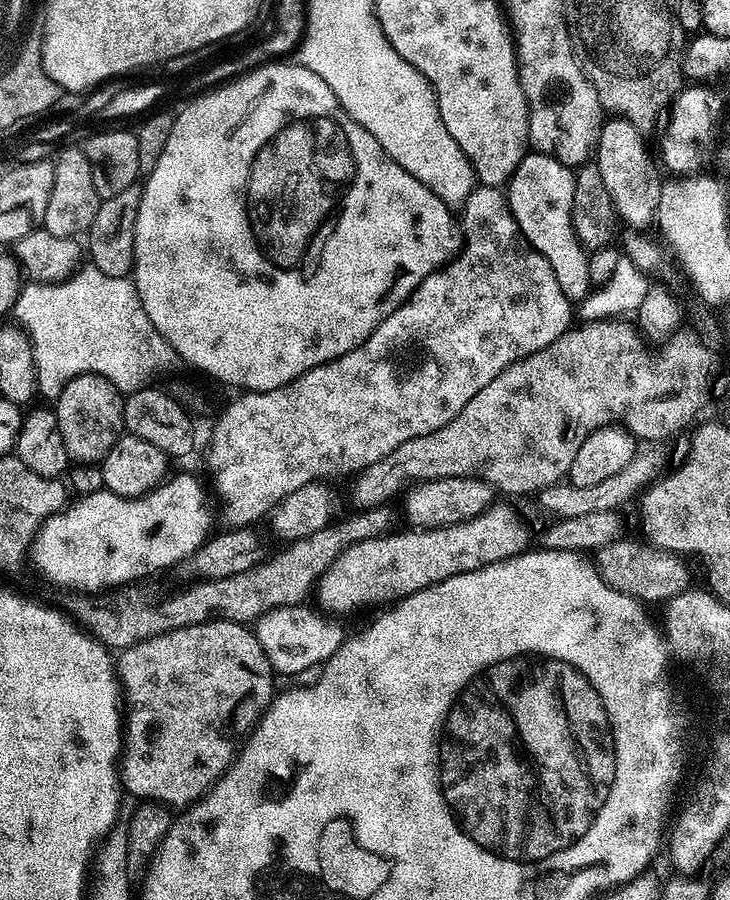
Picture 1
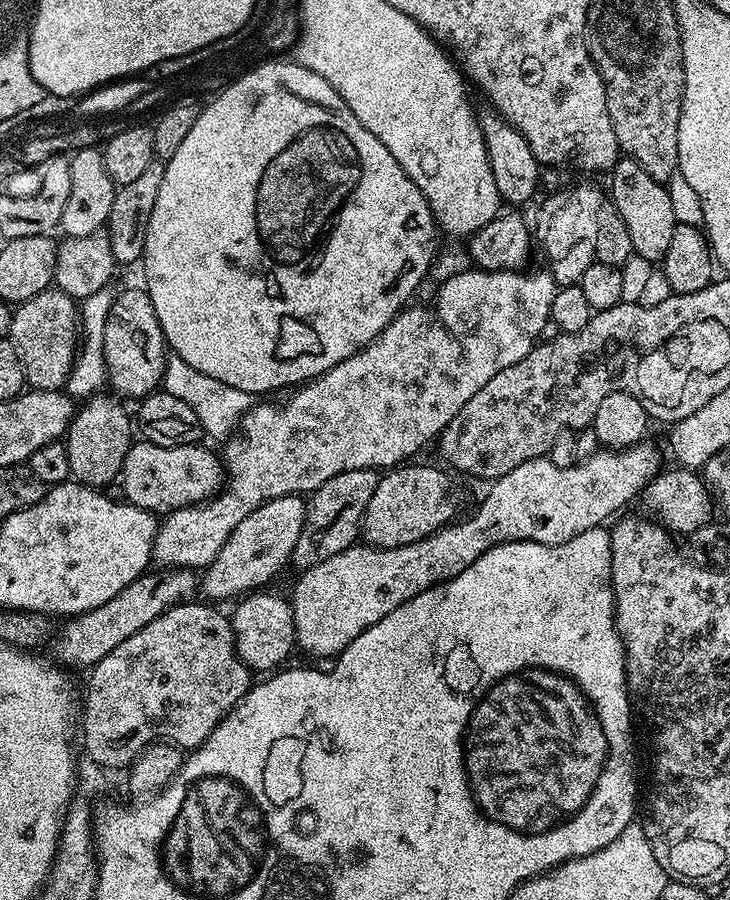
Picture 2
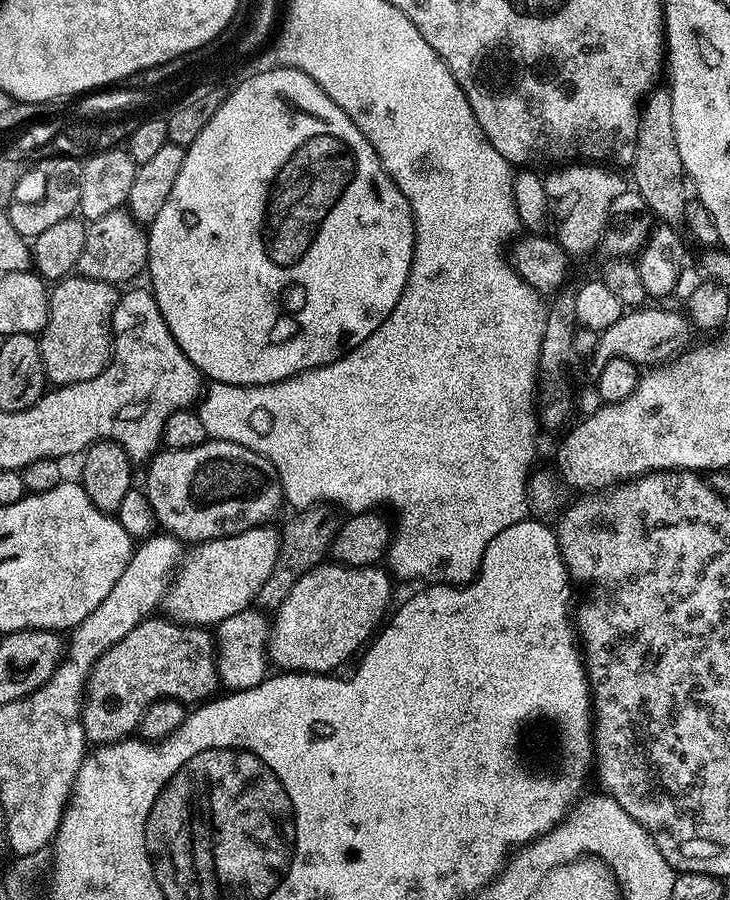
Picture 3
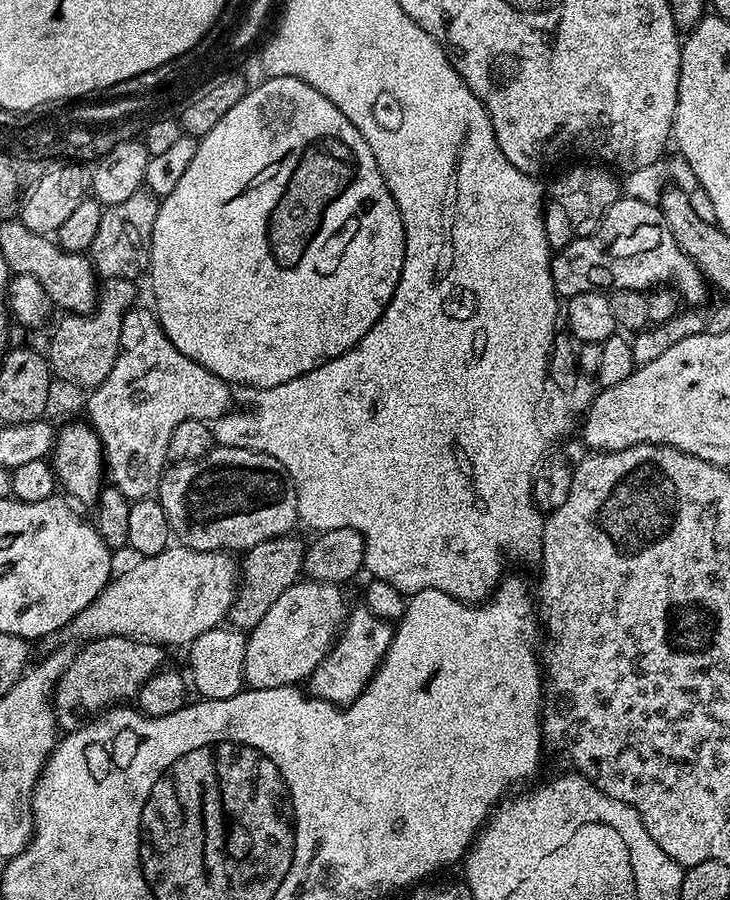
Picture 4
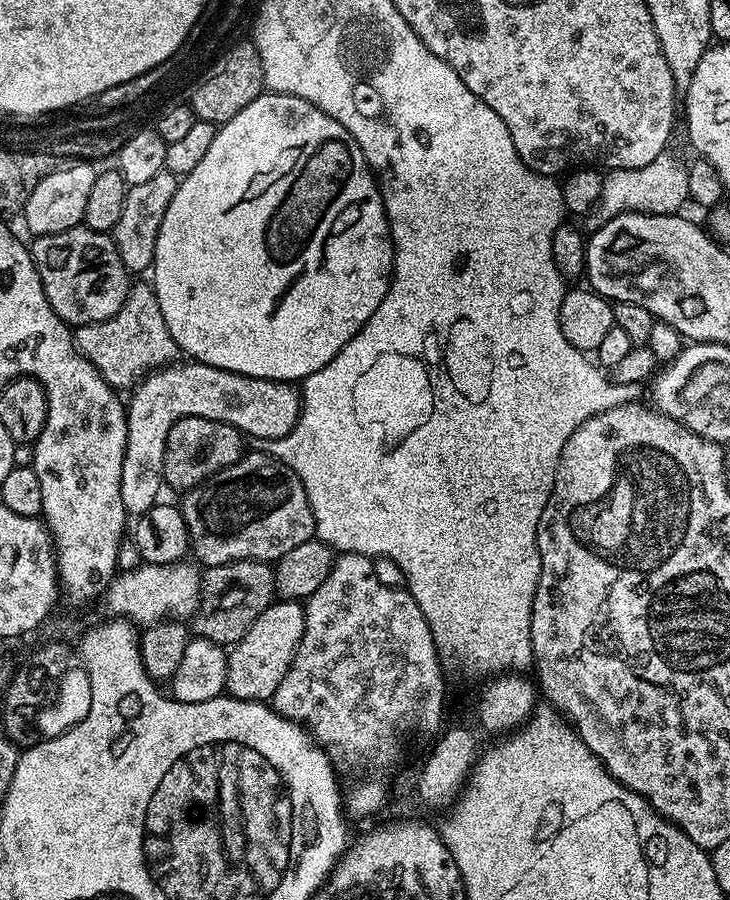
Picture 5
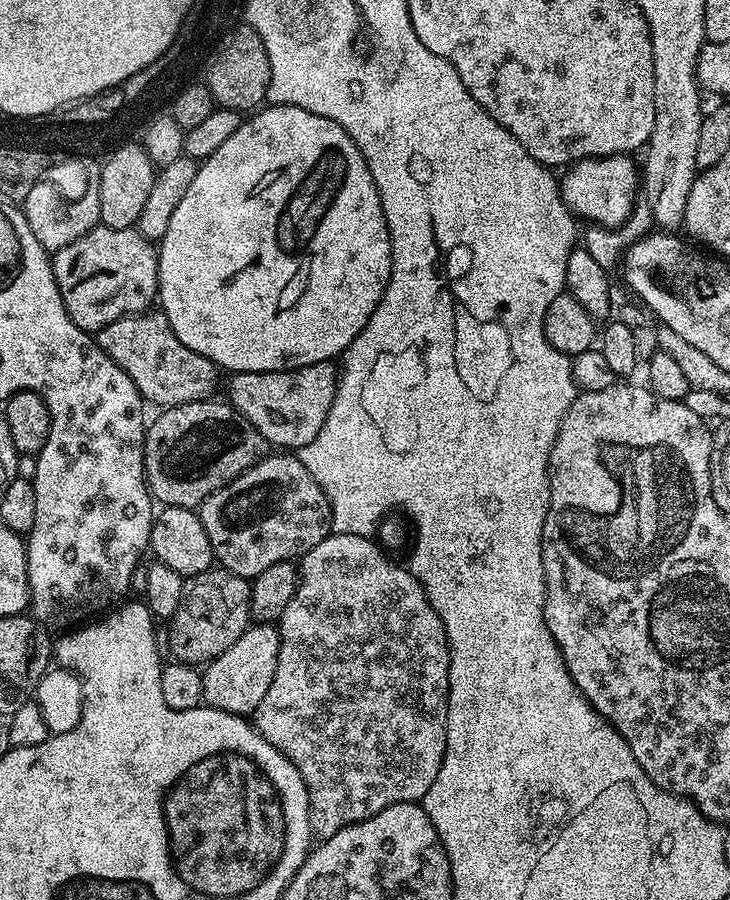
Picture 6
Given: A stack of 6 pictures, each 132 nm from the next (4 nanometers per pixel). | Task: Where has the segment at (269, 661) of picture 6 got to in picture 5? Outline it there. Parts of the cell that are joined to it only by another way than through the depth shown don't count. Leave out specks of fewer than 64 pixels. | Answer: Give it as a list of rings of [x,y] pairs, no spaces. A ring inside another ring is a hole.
[[[277,599],[269,608],[262,610],[254,626],[250,626],[250,630],[246,630],[244,637],[231,645],[228,652],[227,695],[235,700],[271,701],[274,690],[282,686],[282,678],[286,678],[292,669],[292,660],[296,657],[303,633],[303,603]]]

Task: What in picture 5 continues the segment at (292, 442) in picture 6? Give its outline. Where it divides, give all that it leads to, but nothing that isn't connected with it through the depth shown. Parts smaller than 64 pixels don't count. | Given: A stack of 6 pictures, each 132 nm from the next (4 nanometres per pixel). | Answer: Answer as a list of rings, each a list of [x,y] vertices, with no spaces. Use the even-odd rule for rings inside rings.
[[[177,362],[169,364],[167,368],[158,368],[154,372],[149,372],[135,388],[131,389],[132,401],[129,399],[126,404],[128,433],[126,434],[126,454],[122,462],[122,504],[128,511],[129,517],[140,517],[143,512],[148,512],[161,499],[160,488],[165,487],[166,438],[168,431],[182,418],[197,416],[226,422],[230,426],[239,428],[249,437],[257,436],[261,442],[267,442],[281,440],[286,434],[290,434],[290,430],[294,430],[300,417],[300,394],[291,383],[283,380],[256,380],[252,376],[243,376],[209,364],[184,363],[188,364]]]

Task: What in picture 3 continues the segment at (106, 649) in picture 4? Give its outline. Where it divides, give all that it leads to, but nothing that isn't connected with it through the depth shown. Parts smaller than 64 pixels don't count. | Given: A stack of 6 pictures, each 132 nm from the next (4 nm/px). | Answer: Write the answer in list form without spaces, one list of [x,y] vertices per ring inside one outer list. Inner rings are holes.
[[[149,618],[142,621],[138,626],[134,626],[134,630],[130,630],[130,634],[126,634],[126,638],[122,638],[122,642],[118,642],[114,646],[110,646],[110,650],[106,650],[106,654],[102,654],[102,658],[98,658],[98,662],[94,666],[94,670],[88,679],[88,690],[84,693],[84,738],[89,745],[103,746],[106,744],[116,744],[119,740],[129,739],[139,729],[140,721],[146,714],[152,704],[160,701],[176,701],[185,706],[196,706],[201,702],[207,702],[217,695],[216,688],[220,684],[220,675],[216,673],[216,642],[213,633],[207,627],[198,624],[181,624],[171,618],[163,618],[164,620],[156,620],[157,618]]]

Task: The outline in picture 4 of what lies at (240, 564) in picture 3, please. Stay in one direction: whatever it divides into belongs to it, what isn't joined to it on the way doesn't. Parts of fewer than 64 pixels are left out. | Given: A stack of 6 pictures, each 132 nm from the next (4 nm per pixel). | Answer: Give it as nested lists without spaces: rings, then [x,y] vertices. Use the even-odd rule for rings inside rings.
[[[170,546],[157,556],[137,559],[133,568],[126,569],[121,576],[120,573],[113,575],[102,594],[98,594],[98,598],[94,598],[90,606],[86,606],[68,623],[66,635],[72,640],[80,640],[79,642],[107,636],[125,636],[131,640],[148,640],[161,646],[191,645],[198,634],[221,627],[225,623],[238,591],[238,564],[232,560],[235,559],[227,552],[199,552],[183,546]]]

